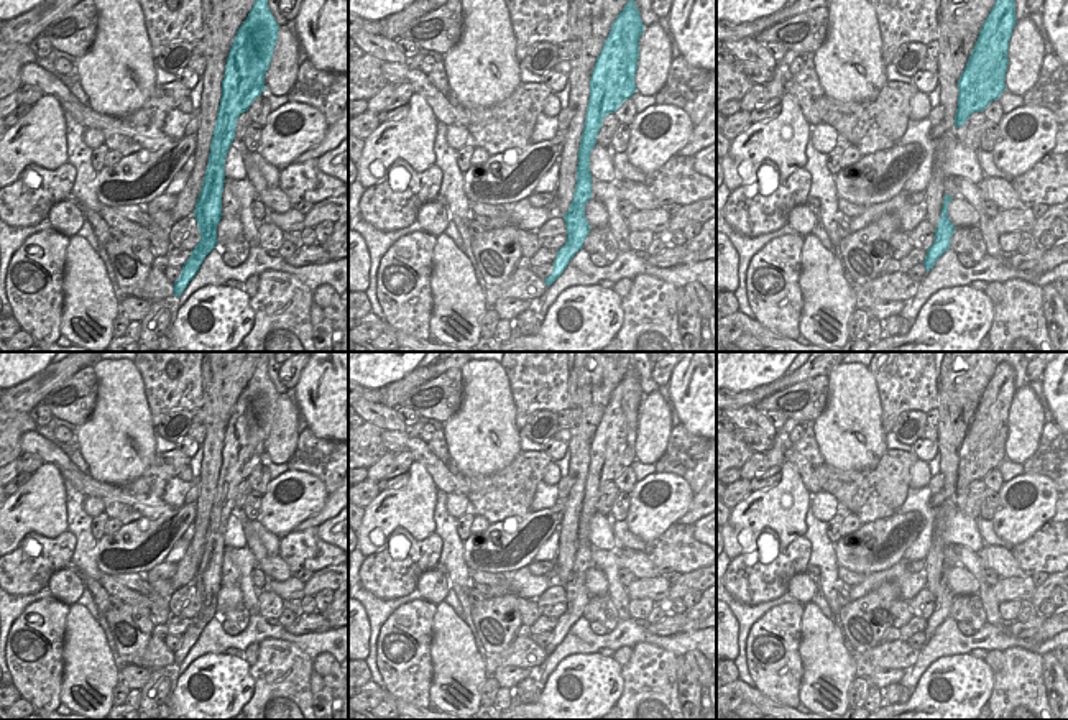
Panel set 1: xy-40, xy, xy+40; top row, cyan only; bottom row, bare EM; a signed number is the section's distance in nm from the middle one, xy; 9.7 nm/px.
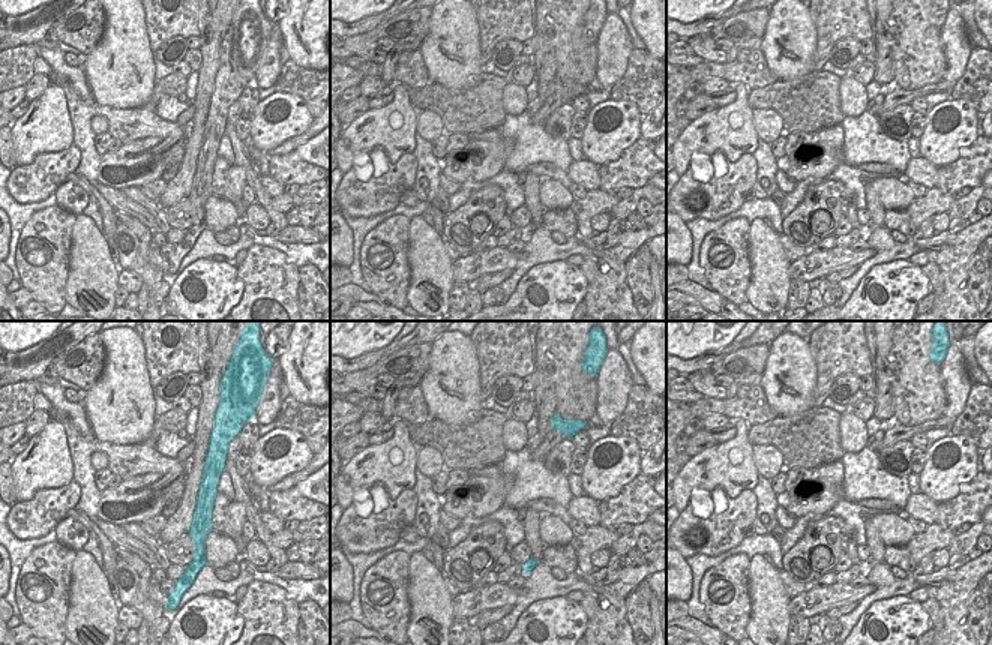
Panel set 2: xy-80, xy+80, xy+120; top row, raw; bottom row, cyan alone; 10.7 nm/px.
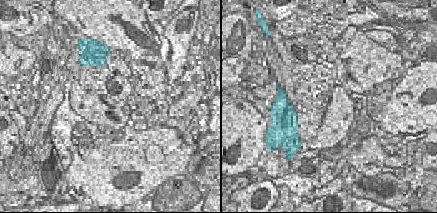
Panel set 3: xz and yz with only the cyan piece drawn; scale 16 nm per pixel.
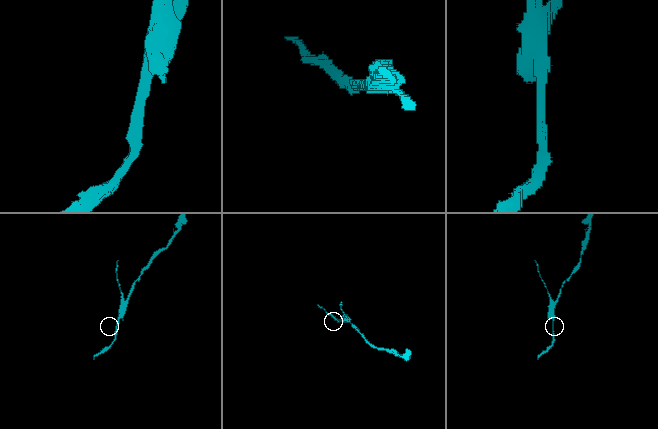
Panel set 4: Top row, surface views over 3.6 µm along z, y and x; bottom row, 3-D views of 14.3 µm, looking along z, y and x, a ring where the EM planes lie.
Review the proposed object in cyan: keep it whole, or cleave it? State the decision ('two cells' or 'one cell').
two cells

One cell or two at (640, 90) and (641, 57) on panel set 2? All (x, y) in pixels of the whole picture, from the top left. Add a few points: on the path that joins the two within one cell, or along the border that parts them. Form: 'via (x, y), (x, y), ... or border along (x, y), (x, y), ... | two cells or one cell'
via (641, 83), (641, 65) | one cell

